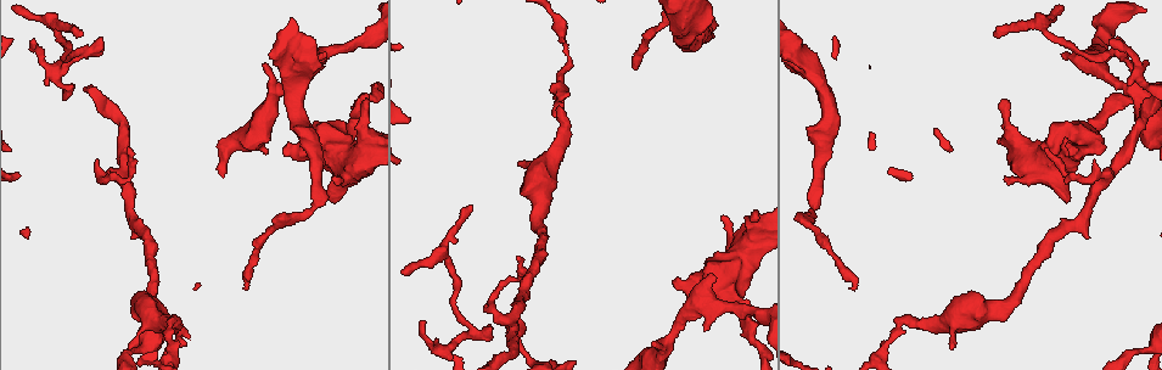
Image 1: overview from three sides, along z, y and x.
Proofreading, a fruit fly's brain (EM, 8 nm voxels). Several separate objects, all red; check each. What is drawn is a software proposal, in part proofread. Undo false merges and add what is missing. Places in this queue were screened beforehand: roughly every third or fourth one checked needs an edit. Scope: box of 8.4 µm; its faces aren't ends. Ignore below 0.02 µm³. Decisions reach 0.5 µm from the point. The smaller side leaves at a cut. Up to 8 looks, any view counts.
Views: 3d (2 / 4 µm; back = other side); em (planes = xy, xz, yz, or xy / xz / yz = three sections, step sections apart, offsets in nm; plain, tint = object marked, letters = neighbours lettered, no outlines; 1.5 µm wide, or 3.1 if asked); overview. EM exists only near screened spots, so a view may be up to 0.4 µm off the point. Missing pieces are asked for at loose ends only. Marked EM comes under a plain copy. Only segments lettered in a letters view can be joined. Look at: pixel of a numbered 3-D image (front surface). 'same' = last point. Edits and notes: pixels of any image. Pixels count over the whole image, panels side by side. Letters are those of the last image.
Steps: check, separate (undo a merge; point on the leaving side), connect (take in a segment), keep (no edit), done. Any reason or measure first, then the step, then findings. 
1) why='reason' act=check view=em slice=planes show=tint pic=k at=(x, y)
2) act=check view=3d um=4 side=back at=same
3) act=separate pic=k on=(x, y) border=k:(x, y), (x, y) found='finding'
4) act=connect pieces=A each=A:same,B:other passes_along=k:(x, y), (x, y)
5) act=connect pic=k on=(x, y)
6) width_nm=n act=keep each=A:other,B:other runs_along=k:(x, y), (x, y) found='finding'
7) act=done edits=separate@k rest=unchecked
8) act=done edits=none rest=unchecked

why='branch stops here' act=check view=em slice=planes show=letters pic=1 at=(468, 205)

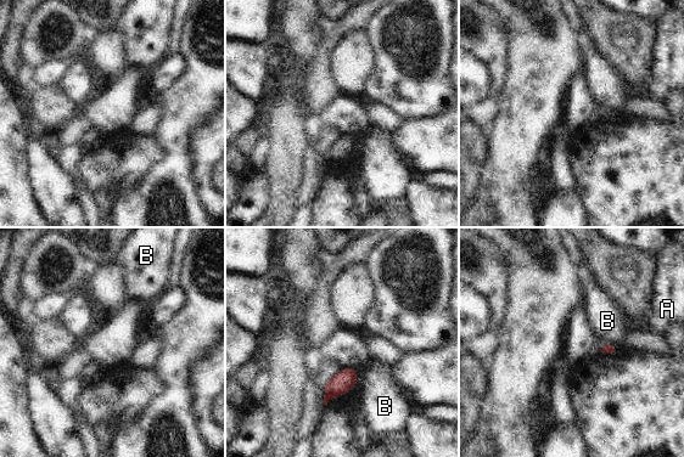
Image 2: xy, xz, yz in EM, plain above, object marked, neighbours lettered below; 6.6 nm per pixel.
act=keep each=A:other,B:other border=2:(600, 350), (605, 345), (616, 350) found='no lettered segment goes on from it'

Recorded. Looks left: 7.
why='free end' act=check view=em slice=xy step=4 show=tint pic=1 at=(322, 54)

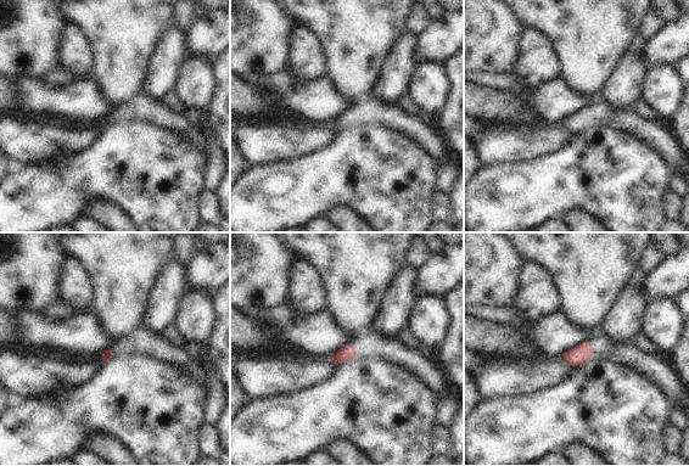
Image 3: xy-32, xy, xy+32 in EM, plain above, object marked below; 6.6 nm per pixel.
why='cut it another way' act=check view=em slice=planes show=letters at=same

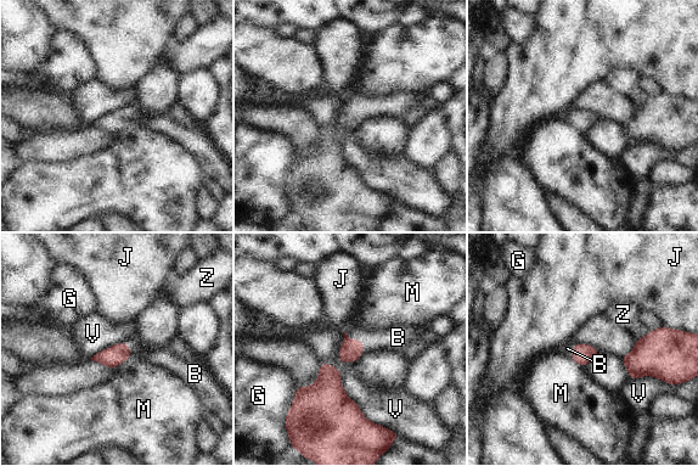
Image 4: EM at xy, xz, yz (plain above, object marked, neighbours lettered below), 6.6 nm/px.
act=connect pieces=B each=B:same,G:other,J:other,M:other,V:other,Z:other passes_along=4:(350, 351), (356, 340), (394, 337) found='it goes on there'

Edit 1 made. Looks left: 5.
why='thick end' act=check view=3d um=4 side=back pic=1 at=(1065, 198)

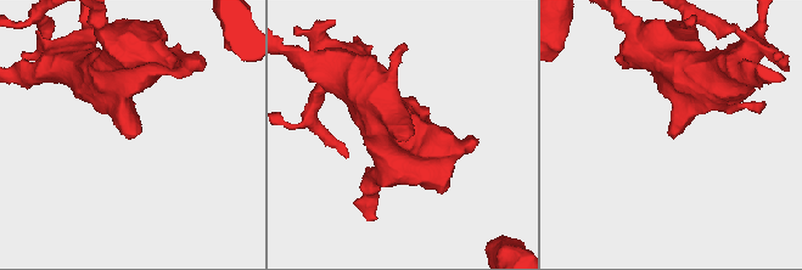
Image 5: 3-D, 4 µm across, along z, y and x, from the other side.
why='shape alone is not enough' act=check view=em slice=yz step=4 show=tint pic=5 at=(671, 131)

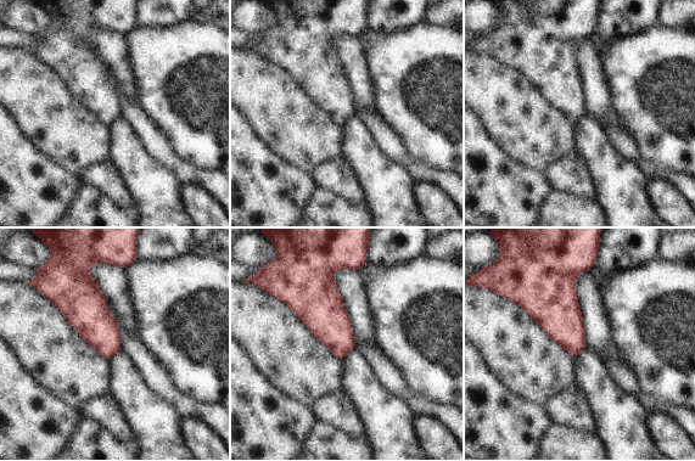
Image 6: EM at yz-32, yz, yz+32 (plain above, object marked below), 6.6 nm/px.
act=check view=em slice=planes show=letters at=same

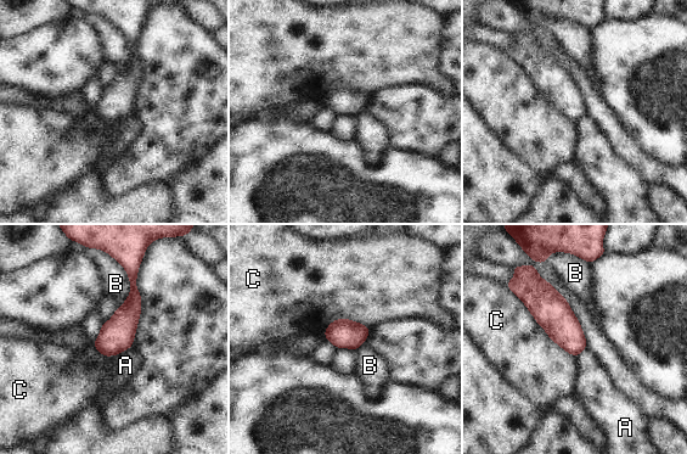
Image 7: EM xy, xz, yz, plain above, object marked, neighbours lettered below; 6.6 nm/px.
act=keep each=A:other,B:other,C:other found='no lettered segment goes on from it'

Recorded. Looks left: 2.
act=done edits=connect@4 rest=unchecked

